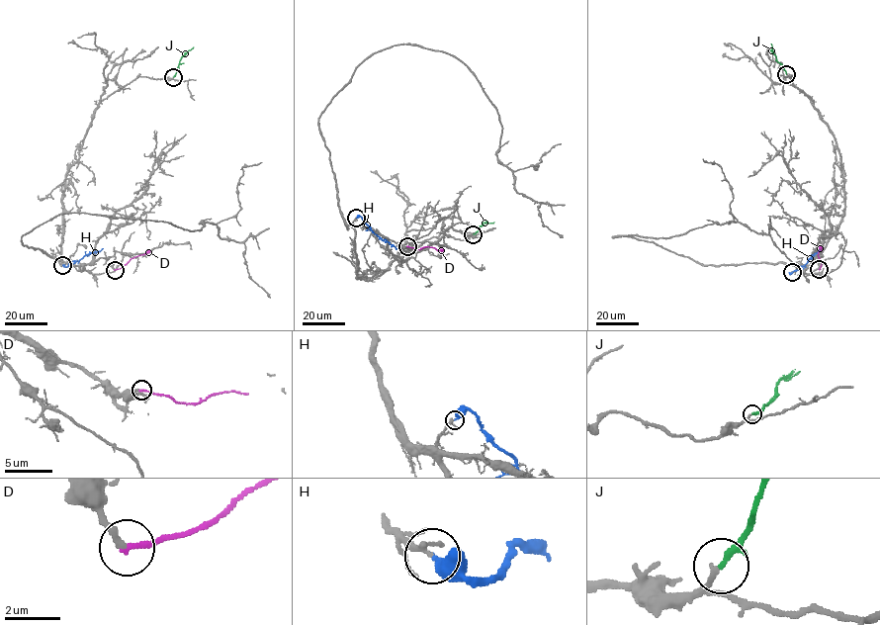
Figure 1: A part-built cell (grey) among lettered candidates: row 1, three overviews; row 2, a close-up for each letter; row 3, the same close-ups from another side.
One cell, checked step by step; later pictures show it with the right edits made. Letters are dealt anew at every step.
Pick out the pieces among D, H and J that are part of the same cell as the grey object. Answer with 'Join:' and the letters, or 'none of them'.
Join: J

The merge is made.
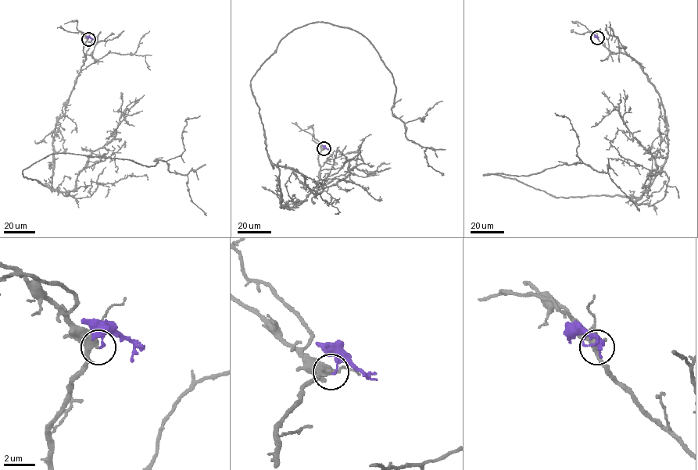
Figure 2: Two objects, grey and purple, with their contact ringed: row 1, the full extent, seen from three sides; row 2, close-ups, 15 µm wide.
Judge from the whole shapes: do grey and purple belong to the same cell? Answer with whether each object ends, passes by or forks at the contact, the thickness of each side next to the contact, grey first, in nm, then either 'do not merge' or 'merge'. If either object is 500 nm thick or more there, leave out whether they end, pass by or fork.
grey passes by; purple ends; calibres 400 and 110 nm; do not merge

